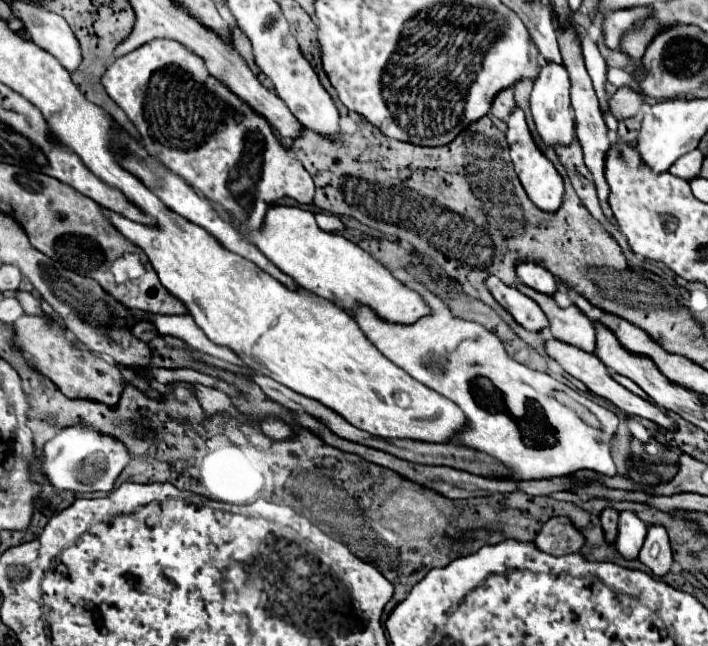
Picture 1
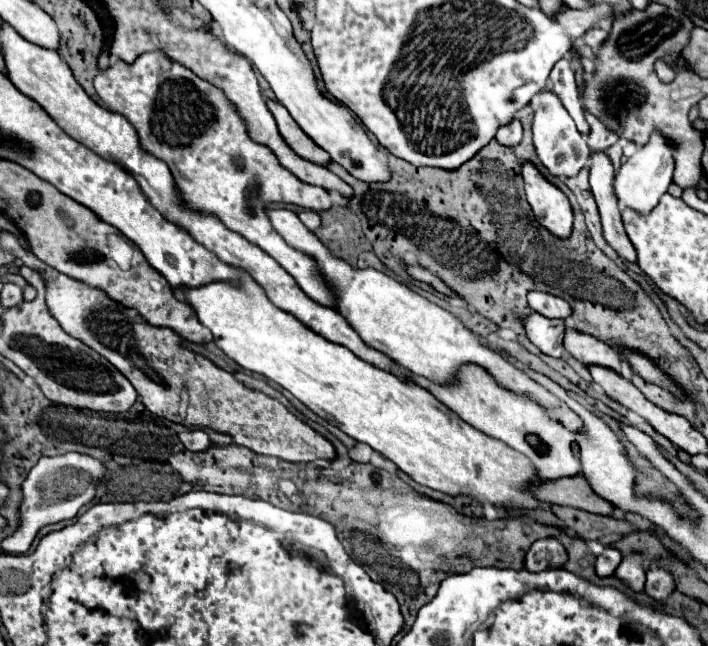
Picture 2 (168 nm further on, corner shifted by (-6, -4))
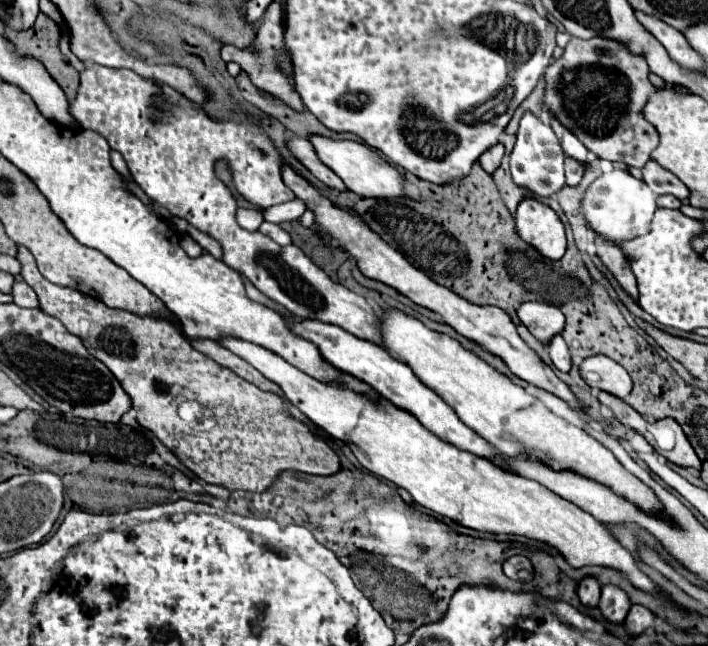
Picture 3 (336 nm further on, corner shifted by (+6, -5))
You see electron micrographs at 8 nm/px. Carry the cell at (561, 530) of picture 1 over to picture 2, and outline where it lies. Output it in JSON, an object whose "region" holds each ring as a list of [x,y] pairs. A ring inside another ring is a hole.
{"region":[[[556,538],[536,540],[524,556],[524,568],[528,572],[560,568],[564,562],[566,562],[566,552],[564,552],[564,546]]]}

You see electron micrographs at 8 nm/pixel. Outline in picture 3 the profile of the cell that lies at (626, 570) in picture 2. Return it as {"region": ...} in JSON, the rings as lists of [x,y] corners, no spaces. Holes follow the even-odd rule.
{"region":[[[604,585],[598,605],[606,619],[620,623],[626,619],[626,613],[630,609],[630,597],[618,585]]]}

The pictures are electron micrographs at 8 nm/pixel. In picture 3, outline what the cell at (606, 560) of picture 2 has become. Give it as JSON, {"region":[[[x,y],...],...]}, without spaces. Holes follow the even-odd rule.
{"region":[[[584,577],[580,583],[578,583],[578,597],[584,605],[598,605],[598,599],[600,599],[600,583],[596,577]]]}

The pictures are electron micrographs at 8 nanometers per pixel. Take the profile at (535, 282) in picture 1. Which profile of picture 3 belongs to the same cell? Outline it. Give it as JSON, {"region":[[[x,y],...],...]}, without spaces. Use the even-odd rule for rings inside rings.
{"region":[[[528,301],[520,305],[518,317],[528,327],[528,331],[542,343],[548,343],[556,333],[562,333],[564,329],[564,313],[548,303]]]}

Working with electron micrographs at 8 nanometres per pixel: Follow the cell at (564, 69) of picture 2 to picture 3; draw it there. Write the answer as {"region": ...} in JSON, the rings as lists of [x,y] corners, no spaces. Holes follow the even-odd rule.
{"region":[[[548,111],[548,117],[546,117],[546,121],[552,125],[552,129],[556,131],[556,135],[558,135],[558,139],[560,139],[560,145],[562,145],[562,149],[564,149],[564,153],[568,155],[568,157],[574,157],[574,159],[578,159],[580,163],[584,163],[586,165],[586,147],[584,147],[584,143],[582,141],[578,141],[578,137],[570,131],[570,129],[566,129],[564,125],[560,125],[560,121],[556,119],[556,115],[552,113],[552,111]]]}

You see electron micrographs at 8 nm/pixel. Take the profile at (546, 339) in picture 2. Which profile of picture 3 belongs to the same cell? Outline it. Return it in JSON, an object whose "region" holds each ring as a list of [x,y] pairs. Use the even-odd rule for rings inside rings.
{"region":[[[562,335],[554,337],[554,339],[548,341],[548,345],[544,345],[544,347],[546,347],[546,351],[548,351],[552,363],[556,365],[556,369],[560,369],[560,371],[566,373],[566,371],[570,369],[570,353],[568,353],[568,347],[566,347]]]}

